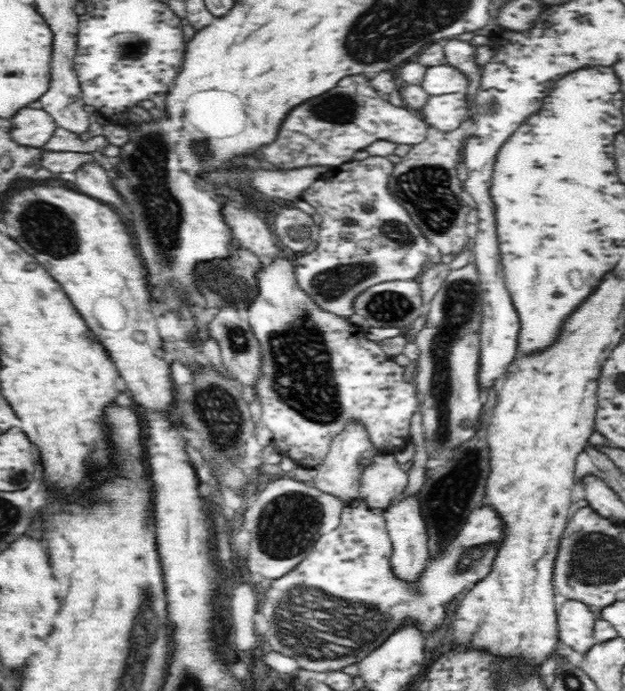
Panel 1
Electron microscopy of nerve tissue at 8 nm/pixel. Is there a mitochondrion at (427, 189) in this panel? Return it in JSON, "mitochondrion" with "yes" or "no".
{"mitochondrion":"yes"}

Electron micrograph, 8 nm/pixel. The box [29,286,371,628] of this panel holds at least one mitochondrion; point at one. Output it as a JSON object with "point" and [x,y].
{"point":[302,378]}

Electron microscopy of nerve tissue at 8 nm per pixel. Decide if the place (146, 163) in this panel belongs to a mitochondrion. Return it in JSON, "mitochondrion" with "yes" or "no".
{"mitochondrion":"yes"}

